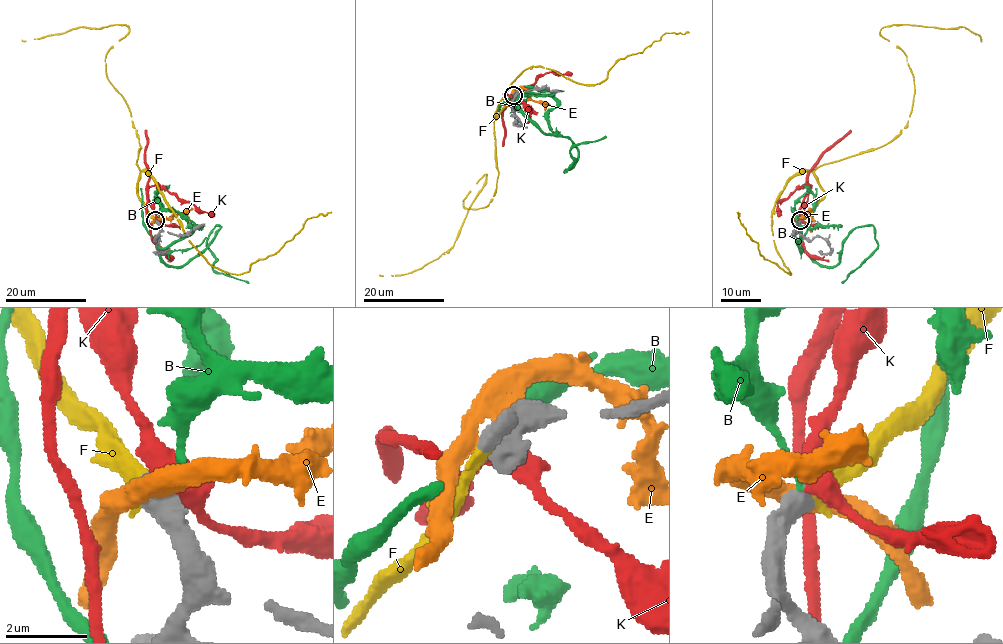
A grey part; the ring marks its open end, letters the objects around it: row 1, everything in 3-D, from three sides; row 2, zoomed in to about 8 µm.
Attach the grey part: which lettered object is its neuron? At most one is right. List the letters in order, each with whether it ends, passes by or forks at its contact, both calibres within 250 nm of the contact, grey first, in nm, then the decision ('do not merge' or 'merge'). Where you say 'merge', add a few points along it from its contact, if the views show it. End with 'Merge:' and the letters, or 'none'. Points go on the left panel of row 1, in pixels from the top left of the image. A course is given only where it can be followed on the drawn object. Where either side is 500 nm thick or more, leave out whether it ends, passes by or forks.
B: 600 nm thick on the grey side, 130 nm on the other; do not merge
E: 650 nm thick on the grey side, 320 nm on the other; do not merge
F: 550 nm thick on the grey side, 400 nm on the other; merge; it runs (156, 220), (138, 195), (138, 135), (126, 100), (106, 70), (106, 53), (128, 26), (77, 27), (21, 41)
K: 550 nm thick on the grey side, 500 nm on the other; do not merge
Merge: F

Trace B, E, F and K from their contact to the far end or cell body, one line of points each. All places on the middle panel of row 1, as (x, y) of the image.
B: (516, 94), (551, 93), (526, 93), (518, 107), (572, 142), (576, 163), (565, 172), (570, 150), (606, 136)
E: (515, 93), (524, 88), (533, 100), (550, 106)
F: (514, 95), (494, 118), (490, 201), (462, 201), (484, 174), (448, 250), (409, 273), (379, 275)
K: (514, 95), (506, 103), (508, 105), (513, 104), (541, 76), (552, 72), (572, 73)

